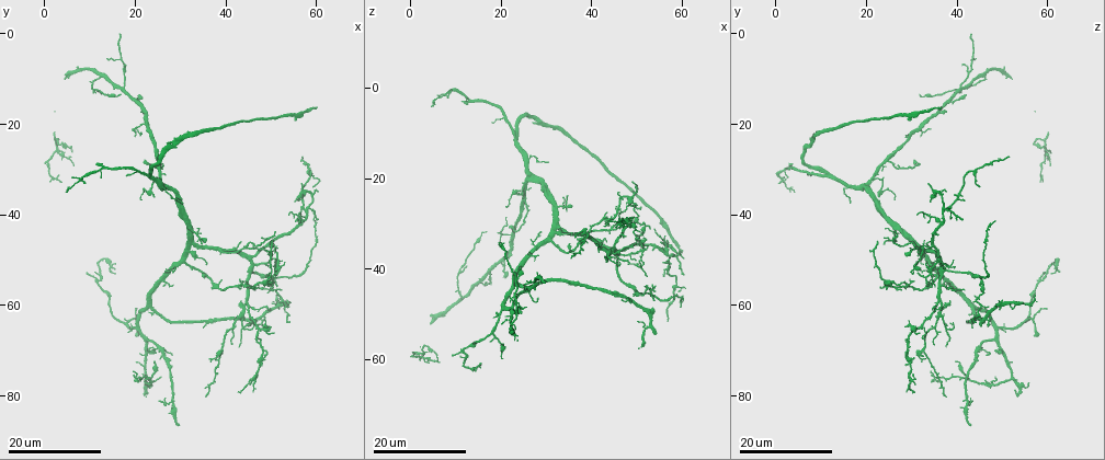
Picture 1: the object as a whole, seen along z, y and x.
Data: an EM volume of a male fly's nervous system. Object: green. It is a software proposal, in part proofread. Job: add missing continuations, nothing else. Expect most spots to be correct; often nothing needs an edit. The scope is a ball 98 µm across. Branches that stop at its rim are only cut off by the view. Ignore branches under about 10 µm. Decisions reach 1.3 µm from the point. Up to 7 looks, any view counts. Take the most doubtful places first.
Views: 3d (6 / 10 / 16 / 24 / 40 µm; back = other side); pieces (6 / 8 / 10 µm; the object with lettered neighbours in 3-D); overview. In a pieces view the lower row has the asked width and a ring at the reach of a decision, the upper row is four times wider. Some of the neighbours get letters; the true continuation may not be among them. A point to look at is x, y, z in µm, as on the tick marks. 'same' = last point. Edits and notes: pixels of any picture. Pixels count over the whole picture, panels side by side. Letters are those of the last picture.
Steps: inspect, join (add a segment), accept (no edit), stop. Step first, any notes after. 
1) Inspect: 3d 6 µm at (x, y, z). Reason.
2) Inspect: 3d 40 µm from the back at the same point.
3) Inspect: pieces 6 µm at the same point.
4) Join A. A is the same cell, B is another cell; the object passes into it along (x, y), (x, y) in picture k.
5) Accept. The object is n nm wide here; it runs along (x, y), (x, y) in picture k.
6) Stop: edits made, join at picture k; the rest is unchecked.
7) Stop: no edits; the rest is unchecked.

Inspect: 3d 16 µm at (60.0, 41.0, 41.0). An open end.

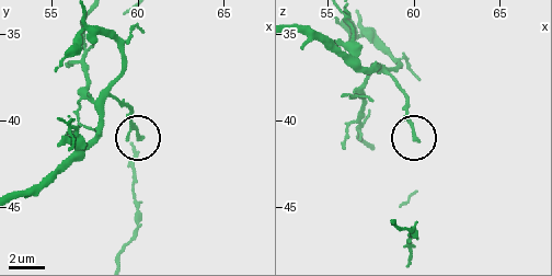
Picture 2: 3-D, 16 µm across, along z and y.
Inspect: 3d 6 µm at (60.1, 41.0, 41.1). Closer look.

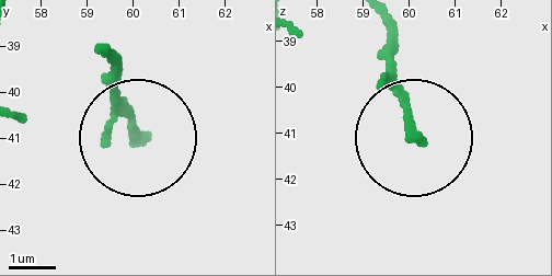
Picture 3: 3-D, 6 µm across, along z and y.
Inspect: pieces 10 µm at (60.15, 41.00, 41.05).

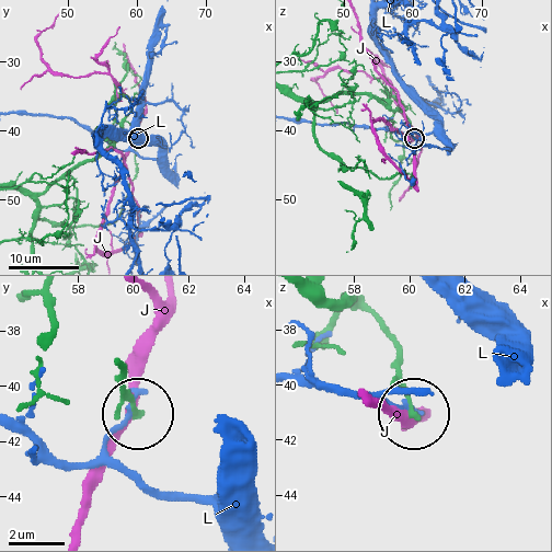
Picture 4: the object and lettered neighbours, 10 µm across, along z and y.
Accept. The object is 210 nm wide here; J and L are other cells; it runs along (117, 364), (135, 414) in picture 4; none of them fits.

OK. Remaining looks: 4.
Inspect: 3d 24 µm at (11.0, 29.0, 3.0). Free end.

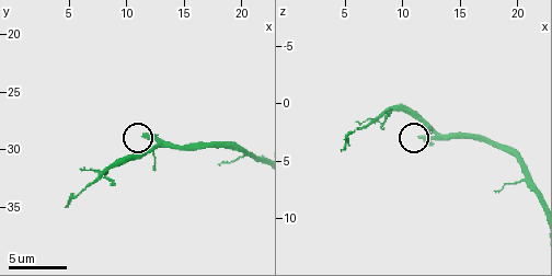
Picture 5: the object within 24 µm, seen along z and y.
Inspect: pieces 8 µm at (11.6, 28.6, 3.0). What lies round it.

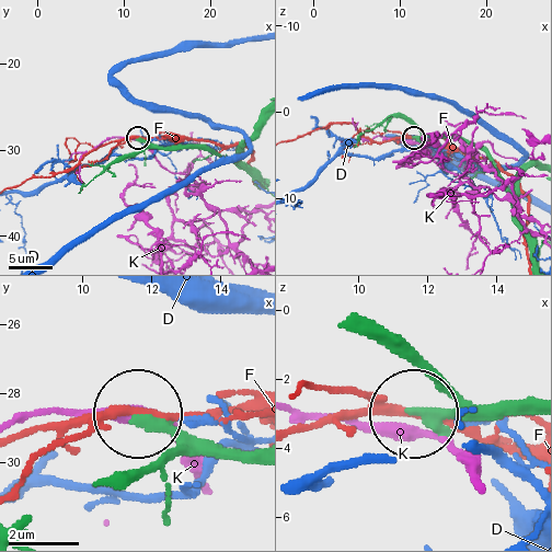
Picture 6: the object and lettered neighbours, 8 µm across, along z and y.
Accept. D, F and K are other cells; it runs along (530, 416), (418, 410) in picture 6; none of them fits.

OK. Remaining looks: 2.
Inspect: 3d 16 µm at (35.0, 54.0, 34.5).

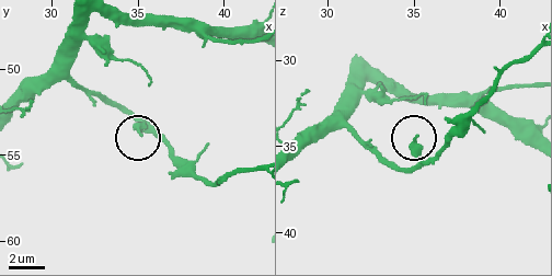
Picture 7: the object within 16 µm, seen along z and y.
Inspect: pieces 6 µm at (35.1, 53.6, 34.5).

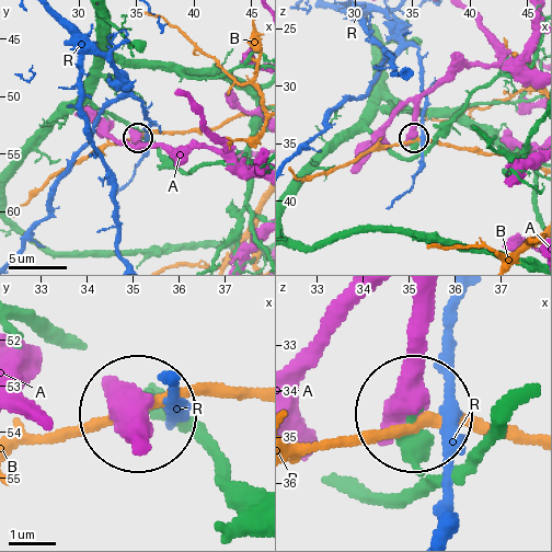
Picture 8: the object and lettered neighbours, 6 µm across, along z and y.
Accept. A, B and R are other cells; it runs along (371, 487), (406, 487), (418, 421) in picture 8; none of them fits.

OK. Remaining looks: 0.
Stop: no edits; the rest is unchecked.

